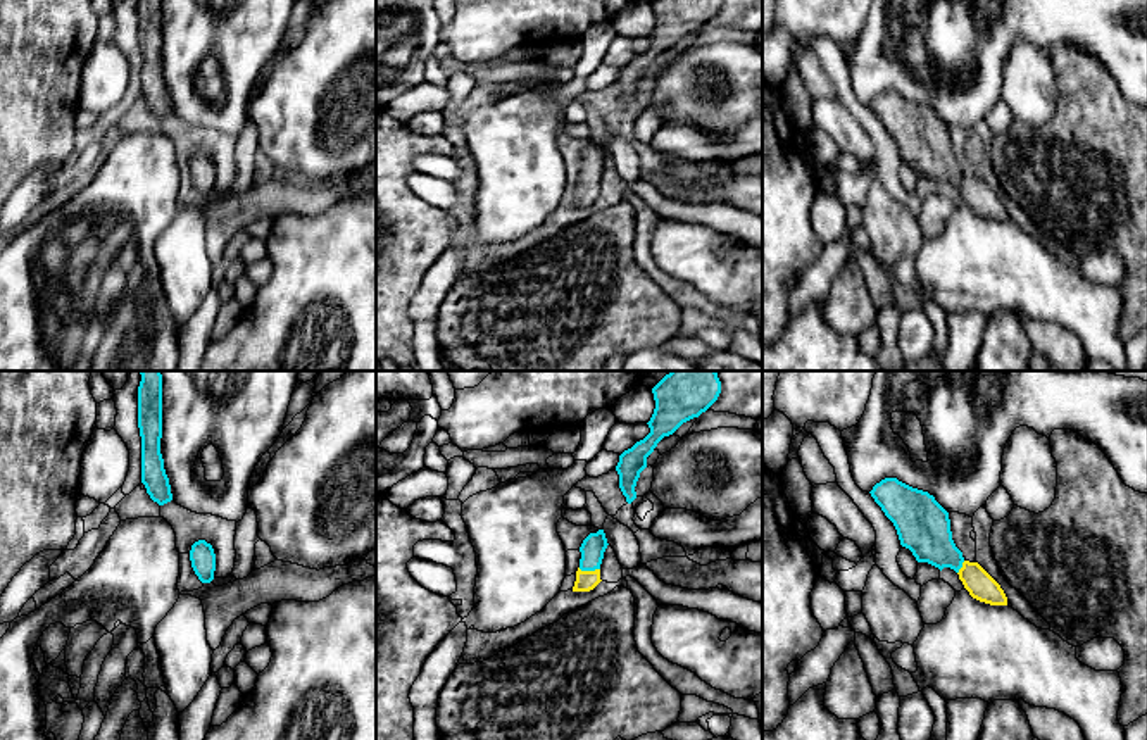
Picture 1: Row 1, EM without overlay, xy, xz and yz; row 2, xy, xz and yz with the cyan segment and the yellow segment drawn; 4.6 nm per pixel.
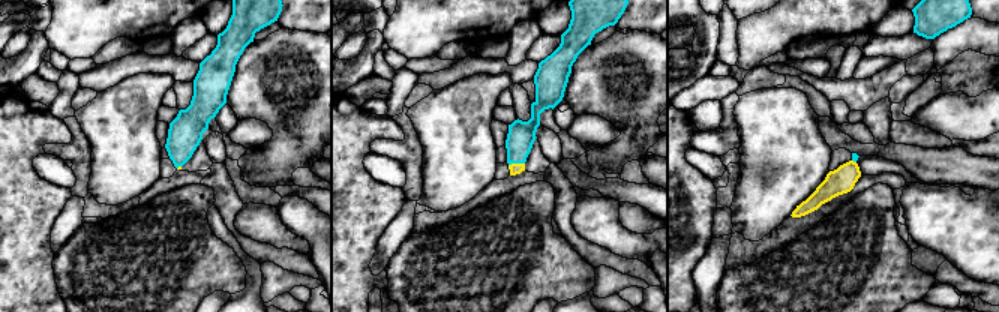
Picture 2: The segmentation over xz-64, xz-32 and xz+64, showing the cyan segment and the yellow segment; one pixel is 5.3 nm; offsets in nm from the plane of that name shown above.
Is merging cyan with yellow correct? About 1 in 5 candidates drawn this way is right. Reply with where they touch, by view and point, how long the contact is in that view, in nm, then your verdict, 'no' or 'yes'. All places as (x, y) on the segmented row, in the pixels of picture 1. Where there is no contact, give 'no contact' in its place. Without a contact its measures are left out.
contact xz (589, 570); length 100 nm; yes

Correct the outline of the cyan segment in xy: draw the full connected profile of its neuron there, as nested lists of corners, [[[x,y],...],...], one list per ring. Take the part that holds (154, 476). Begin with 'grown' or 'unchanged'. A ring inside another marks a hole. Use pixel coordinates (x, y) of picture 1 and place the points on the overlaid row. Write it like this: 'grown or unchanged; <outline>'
unchanged; [[[140,371],[138,428],[141,436],[141,483],[154,502],[164,505],[172,500],[169,478],[160,454],[162,438],[162,374]]]

